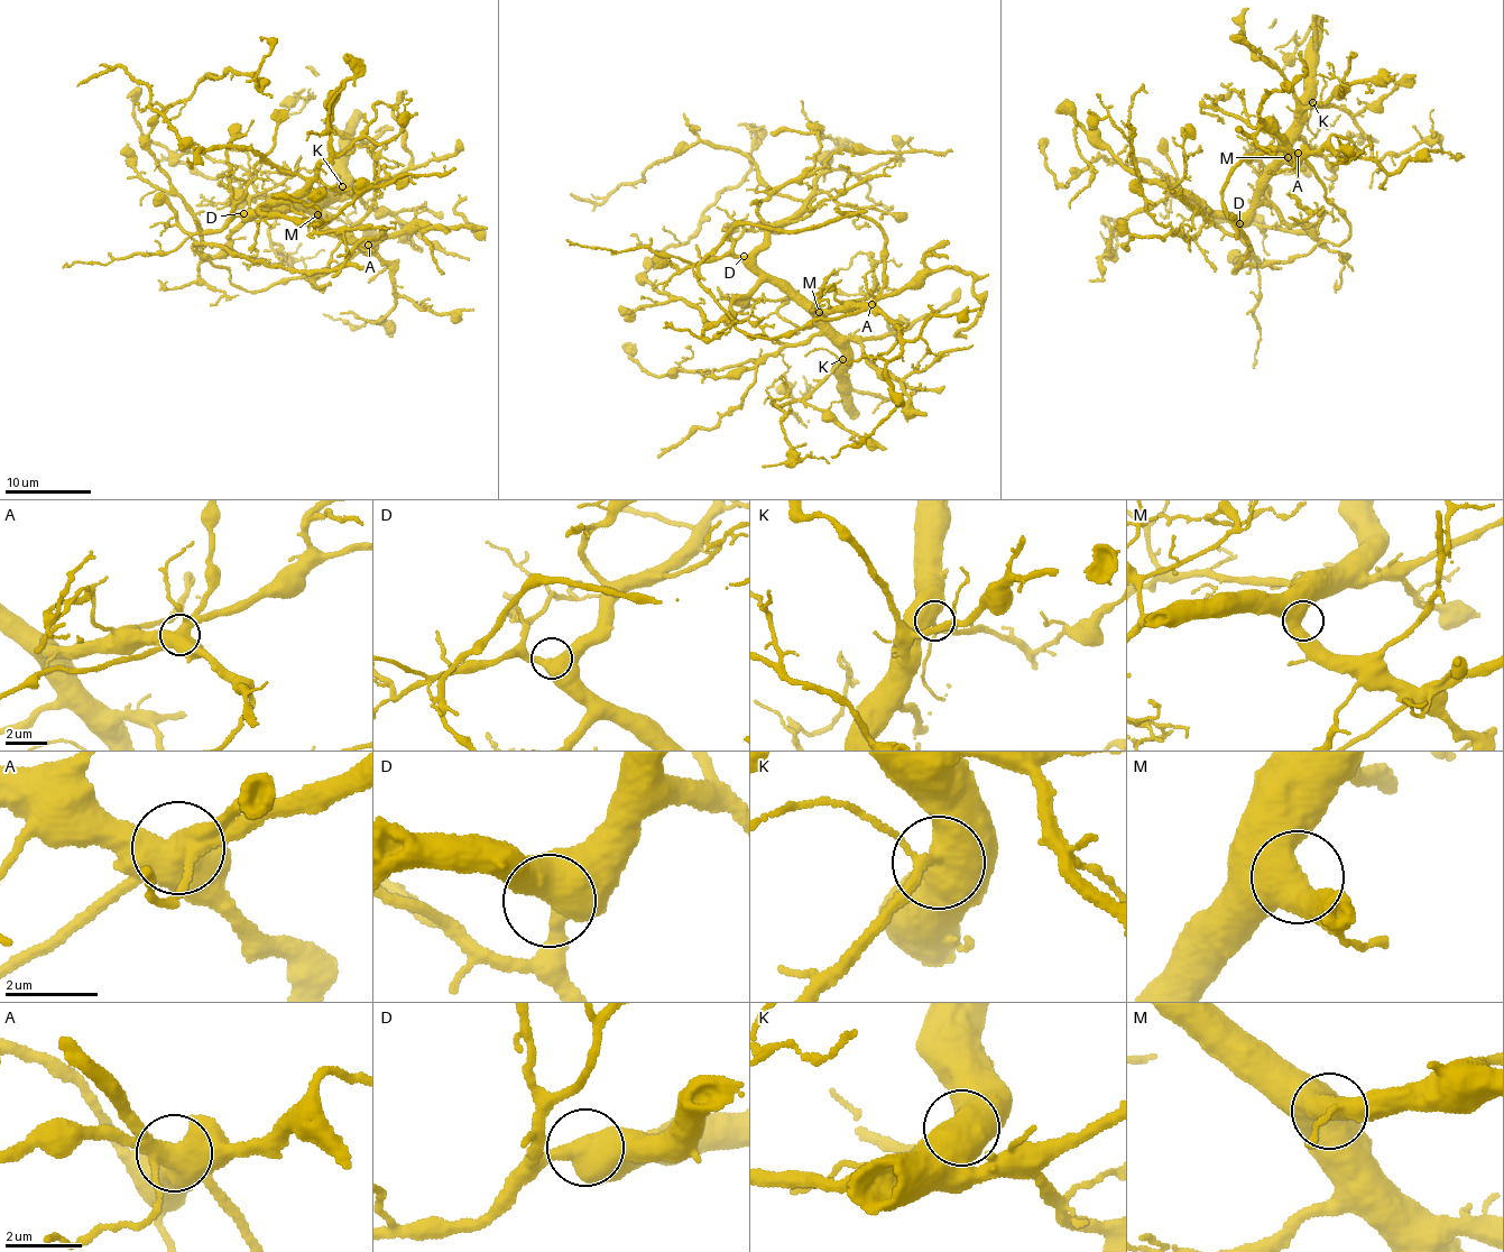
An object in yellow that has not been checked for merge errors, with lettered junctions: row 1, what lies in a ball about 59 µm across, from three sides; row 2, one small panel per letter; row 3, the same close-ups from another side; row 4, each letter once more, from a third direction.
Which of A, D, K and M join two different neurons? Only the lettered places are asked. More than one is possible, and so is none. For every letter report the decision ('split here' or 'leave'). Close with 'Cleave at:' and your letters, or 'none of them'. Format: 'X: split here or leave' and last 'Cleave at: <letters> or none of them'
A: split here
D: leave
K: leave
M: leave
Cleave at: A

